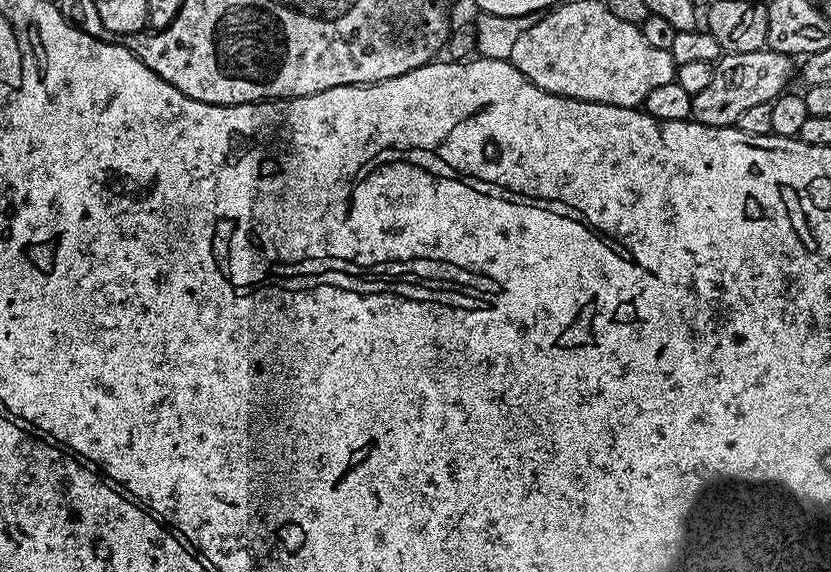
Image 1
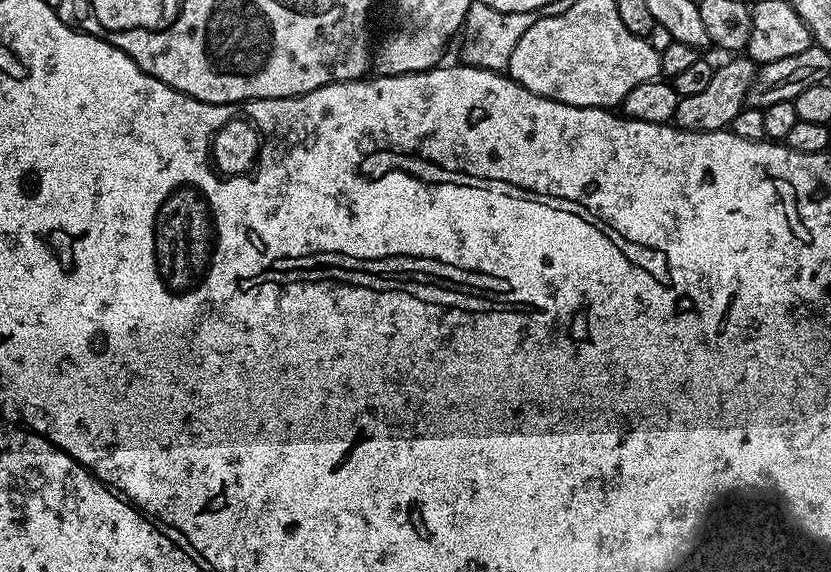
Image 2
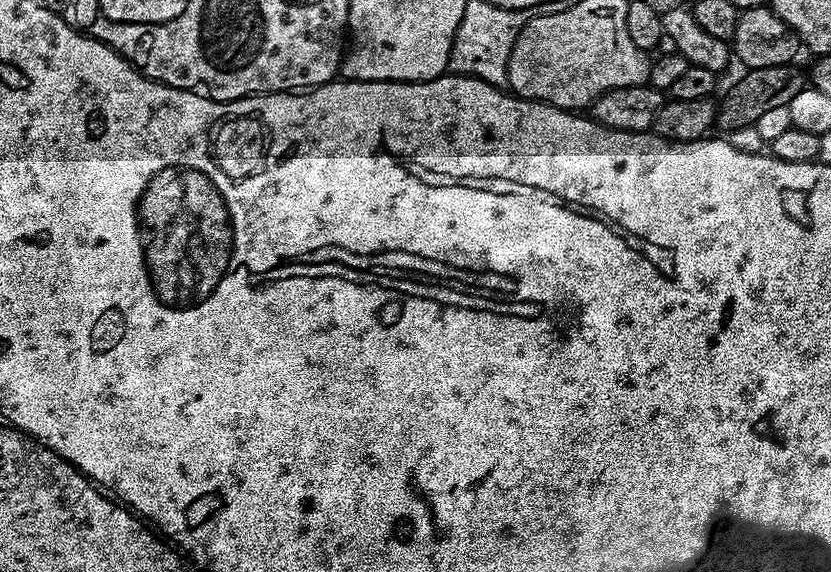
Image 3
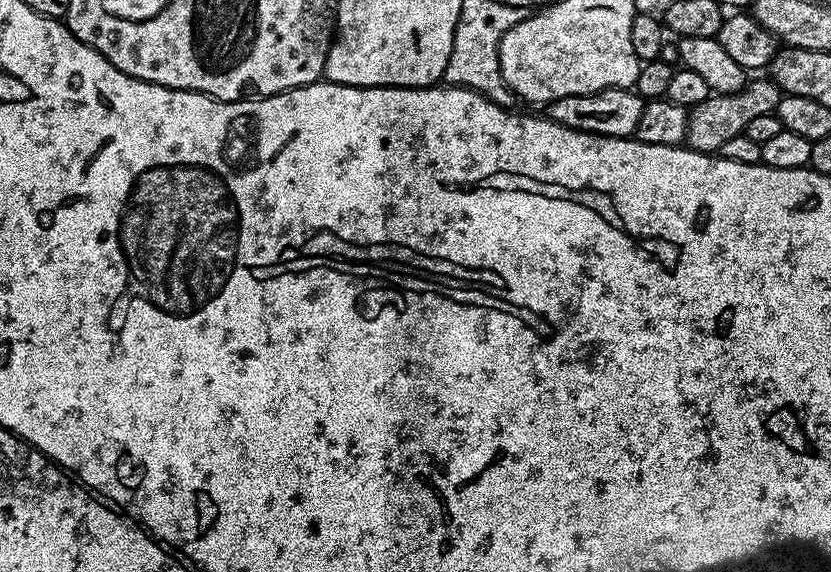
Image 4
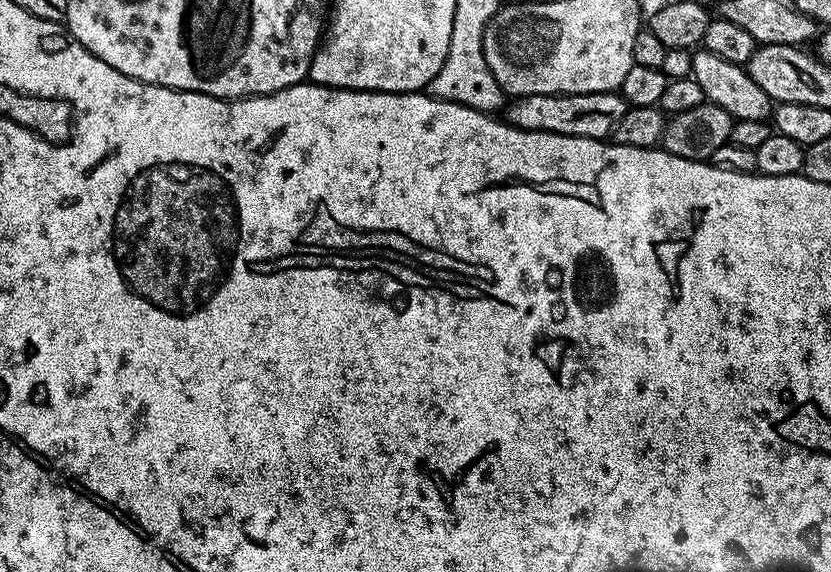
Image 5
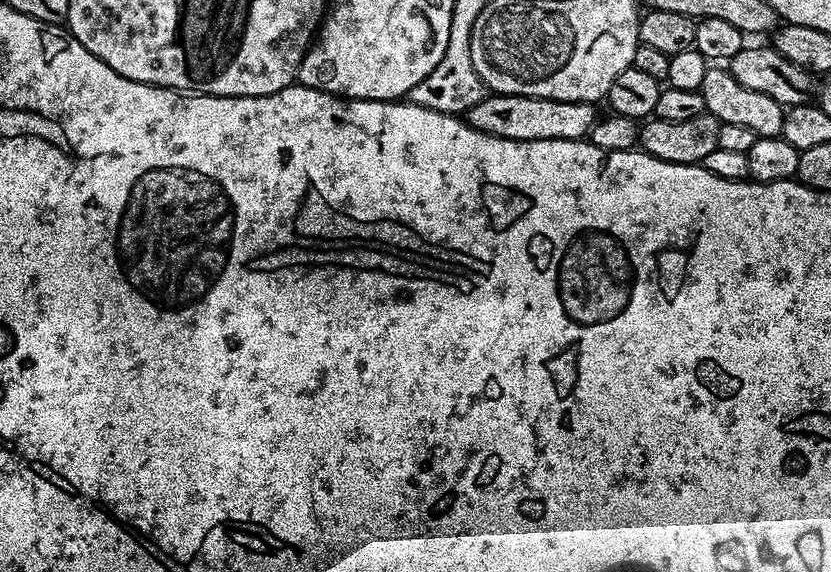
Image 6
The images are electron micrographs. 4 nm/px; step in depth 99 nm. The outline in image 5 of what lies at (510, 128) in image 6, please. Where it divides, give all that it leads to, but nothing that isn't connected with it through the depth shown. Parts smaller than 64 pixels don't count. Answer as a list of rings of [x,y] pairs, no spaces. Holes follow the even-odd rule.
[[[619,91],[590,94],[530,94],[513,99],[507,105],[506,120],[507,123],[522,130],[566,134],[591,140],[608,140],[618,126],[618,122],[622,122],[629,107]]]

